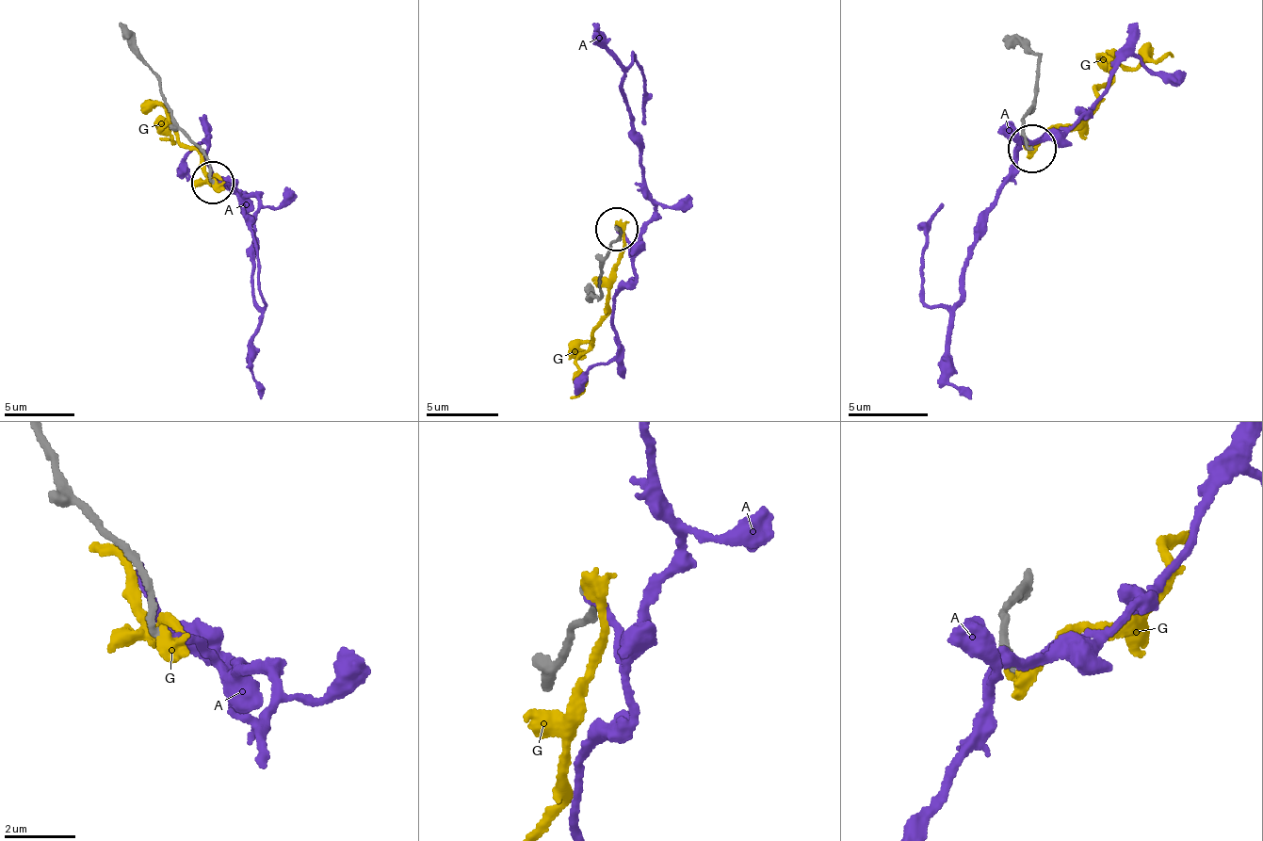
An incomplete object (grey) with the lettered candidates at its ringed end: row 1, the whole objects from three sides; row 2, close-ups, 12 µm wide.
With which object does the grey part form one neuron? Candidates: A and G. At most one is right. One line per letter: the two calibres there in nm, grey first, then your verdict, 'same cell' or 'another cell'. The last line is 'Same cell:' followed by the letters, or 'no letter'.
A: calibres 190 and 180 nm; same cell
G: calibres 190 and 500 nm; another cell
Same cell: A

